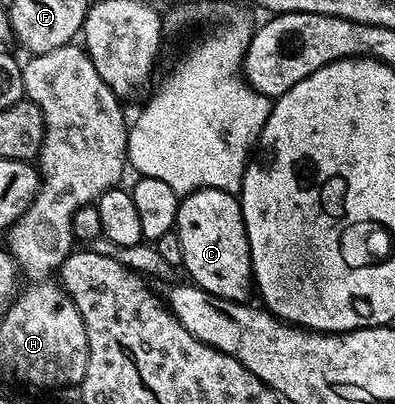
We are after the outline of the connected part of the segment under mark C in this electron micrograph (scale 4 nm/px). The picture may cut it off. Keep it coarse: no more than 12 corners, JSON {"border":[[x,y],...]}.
{"border":[[181,196],[174,225],[193,286],[252,295],[239,196]]}

